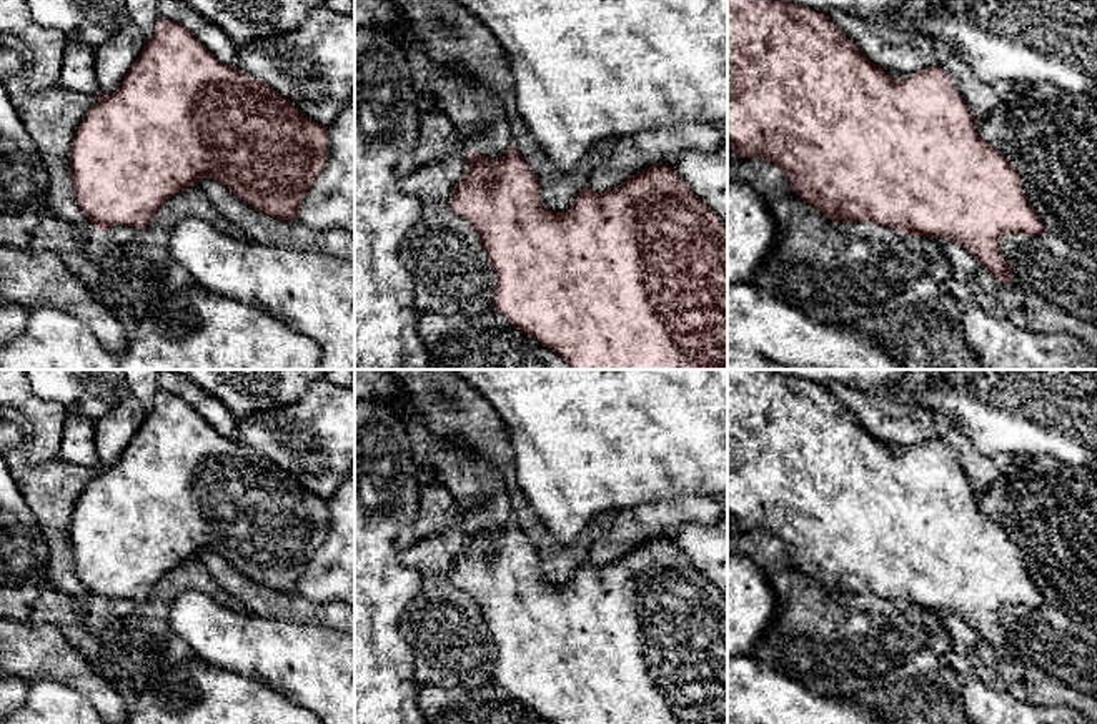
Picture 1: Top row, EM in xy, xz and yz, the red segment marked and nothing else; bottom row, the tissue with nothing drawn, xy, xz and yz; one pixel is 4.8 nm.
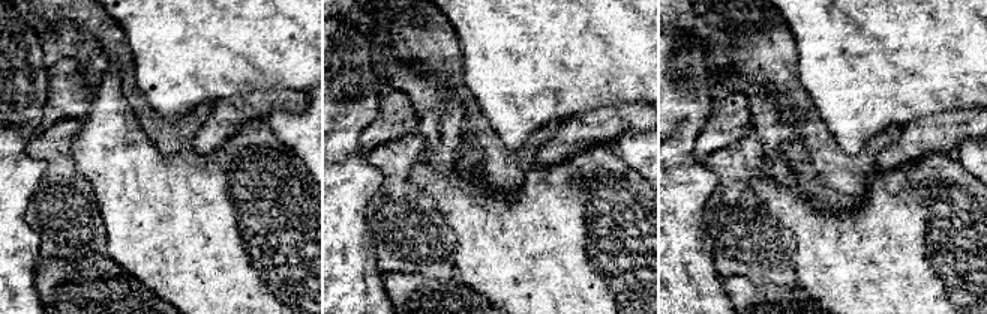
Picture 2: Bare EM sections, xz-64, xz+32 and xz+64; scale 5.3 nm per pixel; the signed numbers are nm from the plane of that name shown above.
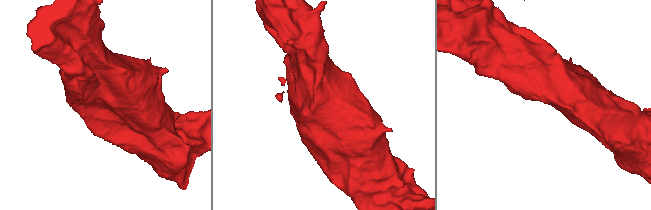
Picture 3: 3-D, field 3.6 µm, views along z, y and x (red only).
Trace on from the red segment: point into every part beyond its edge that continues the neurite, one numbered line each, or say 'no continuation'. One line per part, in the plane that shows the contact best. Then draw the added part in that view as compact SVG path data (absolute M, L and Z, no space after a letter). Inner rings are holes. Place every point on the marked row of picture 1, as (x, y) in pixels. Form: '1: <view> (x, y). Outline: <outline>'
no continuation

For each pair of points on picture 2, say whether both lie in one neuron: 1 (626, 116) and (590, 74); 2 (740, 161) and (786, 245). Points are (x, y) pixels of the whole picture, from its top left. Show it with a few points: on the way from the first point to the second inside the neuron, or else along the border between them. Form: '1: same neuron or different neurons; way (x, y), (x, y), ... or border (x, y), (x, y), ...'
1: different neurons; border (642, 102), (600, 105), (582, 113)
2: same neuron; way (740, 184), (740, 202), (764, 227)

